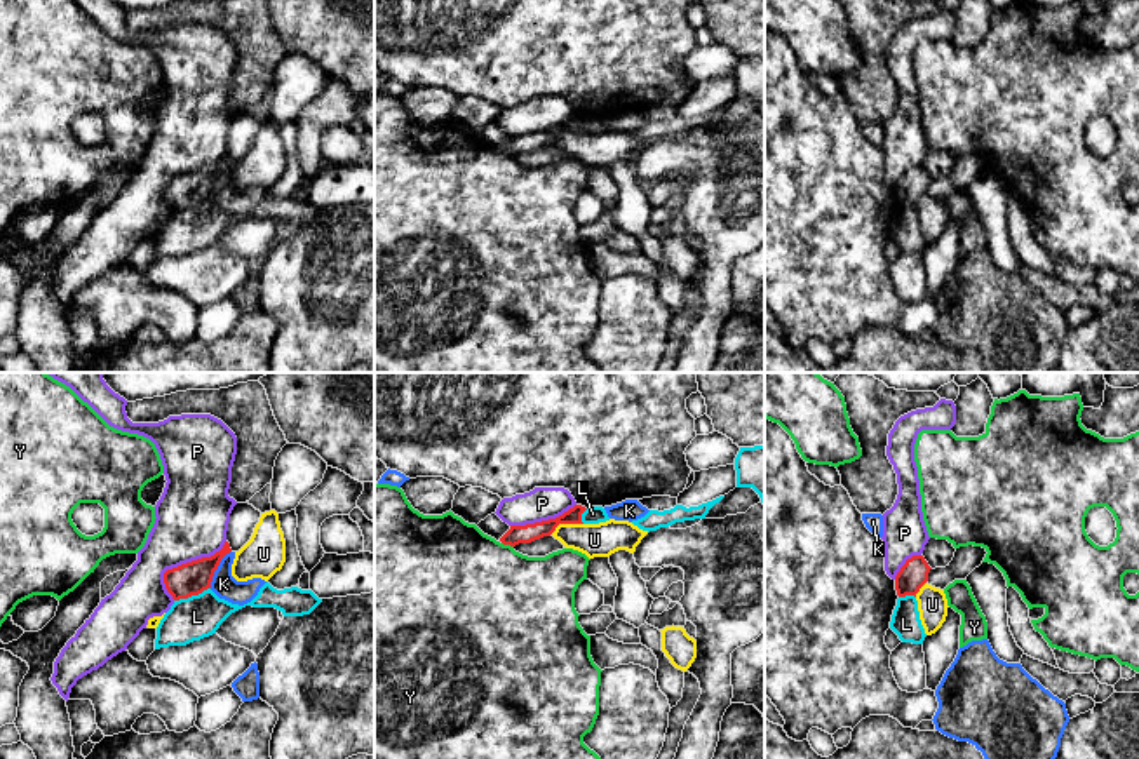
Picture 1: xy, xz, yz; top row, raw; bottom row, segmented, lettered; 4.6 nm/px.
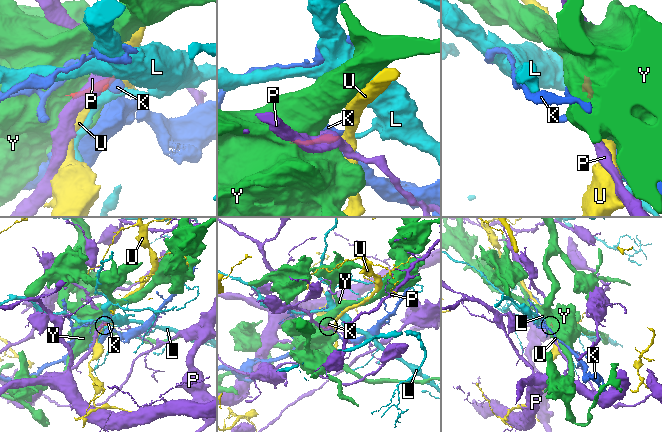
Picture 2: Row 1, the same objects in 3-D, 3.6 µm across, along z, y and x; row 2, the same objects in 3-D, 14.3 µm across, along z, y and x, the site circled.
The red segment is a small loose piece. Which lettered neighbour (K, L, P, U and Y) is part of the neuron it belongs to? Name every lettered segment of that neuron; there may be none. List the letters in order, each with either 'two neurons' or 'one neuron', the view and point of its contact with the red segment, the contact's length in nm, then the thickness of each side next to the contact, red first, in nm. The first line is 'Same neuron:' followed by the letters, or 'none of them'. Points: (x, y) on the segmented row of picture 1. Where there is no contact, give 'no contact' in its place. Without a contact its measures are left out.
Same neuron: none of them
K: two neurons; contact xy (216, 568); length 200 nm; calibres 160 and 110 nm
L: two neurons; contact xy (192, 594); length 180 nm; calibres 160 and 200 nm
P: two neurons; contact xy (183, 564); length 380 nm; calibres 160 and 340 nm
U: two neurons; contact xz (566, 523); length 160 nm; calibres 90 and 160 nm
Y: two neurons; contact xz (507, 544); length 60 nm; calibres 90 and 480 nm

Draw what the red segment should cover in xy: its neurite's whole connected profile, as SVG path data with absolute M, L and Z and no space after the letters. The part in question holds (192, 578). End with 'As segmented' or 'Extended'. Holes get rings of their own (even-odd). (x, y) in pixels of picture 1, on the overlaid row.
M237 503L230 514L226 541L219 552L211 557L202 557L164 573L164 583L174 601L199 595L211 588L214 571L221 559L230 552L239 552L253 536L261 512L253 505Z. Extended

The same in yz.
M913 555L906 561L895 576L895 590L899 597L914 595L928 581L930 566L923 555Z. As segmented

